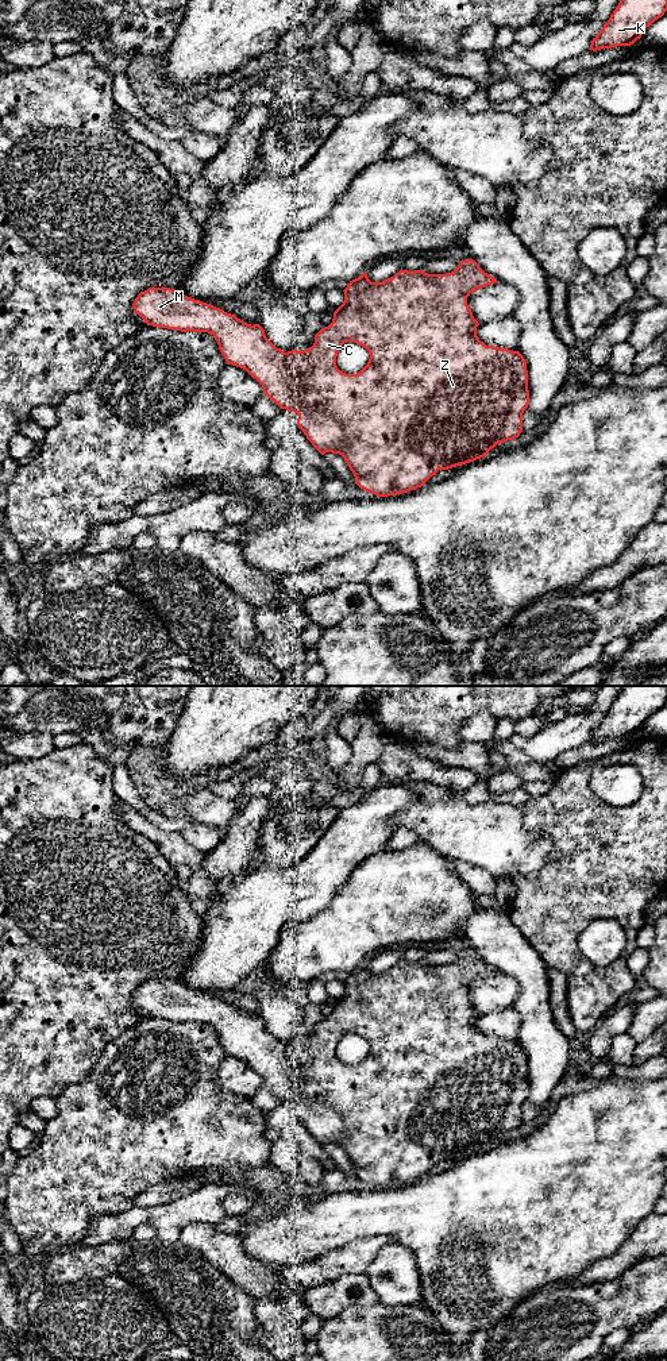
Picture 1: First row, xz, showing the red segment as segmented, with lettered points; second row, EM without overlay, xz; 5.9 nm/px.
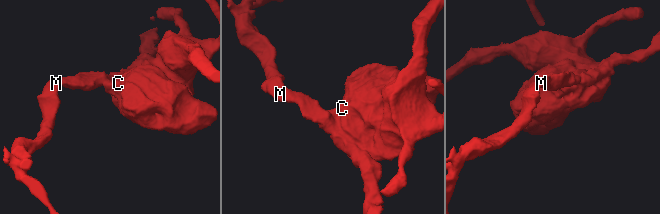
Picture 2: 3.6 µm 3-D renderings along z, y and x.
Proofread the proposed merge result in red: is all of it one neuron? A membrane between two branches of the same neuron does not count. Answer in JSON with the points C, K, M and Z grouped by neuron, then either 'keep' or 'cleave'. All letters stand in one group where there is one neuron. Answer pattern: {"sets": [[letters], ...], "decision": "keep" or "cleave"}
{"sets": [["C", "K", "Z"], ["M"]], "decision": "cleave"}

